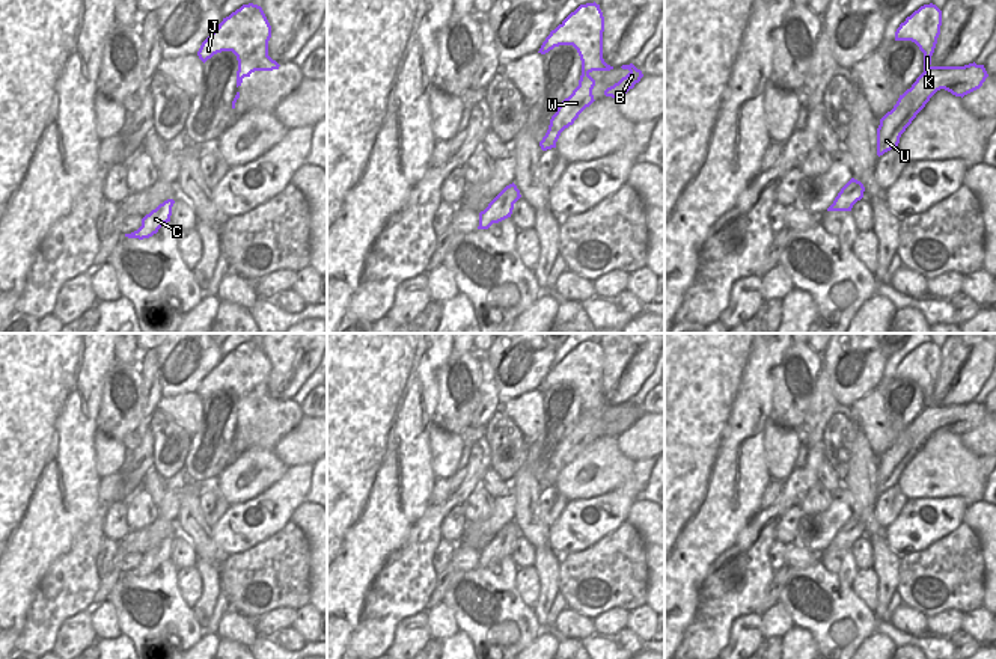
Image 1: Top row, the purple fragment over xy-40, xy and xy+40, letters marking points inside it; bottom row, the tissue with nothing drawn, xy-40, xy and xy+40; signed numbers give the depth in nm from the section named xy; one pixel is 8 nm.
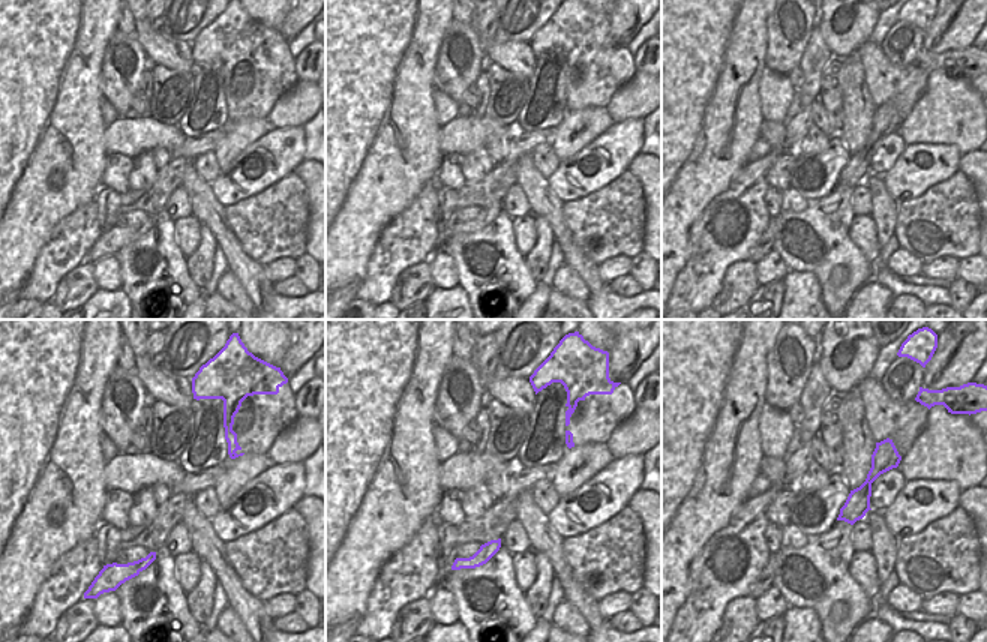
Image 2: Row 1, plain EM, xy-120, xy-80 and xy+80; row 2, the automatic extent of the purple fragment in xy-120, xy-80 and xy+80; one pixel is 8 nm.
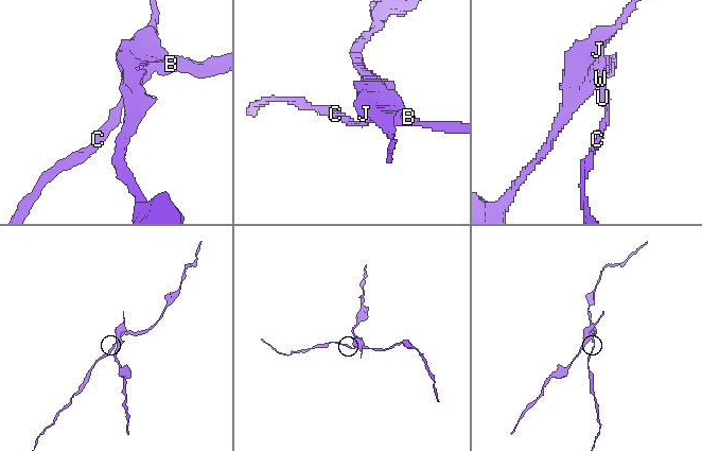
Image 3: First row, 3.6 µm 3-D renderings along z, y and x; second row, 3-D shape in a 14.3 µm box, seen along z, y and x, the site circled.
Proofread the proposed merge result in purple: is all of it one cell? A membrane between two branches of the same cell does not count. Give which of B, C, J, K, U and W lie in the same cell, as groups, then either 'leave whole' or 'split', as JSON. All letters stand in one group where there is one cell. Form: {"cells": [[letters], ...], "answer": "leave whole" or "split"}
{"cells": [["B", "C", "U", "W"], ["J", "K"]], "answer": "split"}

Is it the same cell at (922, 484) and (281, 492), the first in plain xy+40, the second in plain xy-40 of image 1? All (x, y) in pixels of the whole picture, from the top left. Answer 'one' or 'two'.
two

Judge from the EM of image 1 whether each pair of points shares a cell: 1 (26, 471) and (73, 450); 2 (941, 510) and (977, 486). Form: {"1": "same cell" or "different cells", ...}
{"1": "same cell", "2": "different cells"}

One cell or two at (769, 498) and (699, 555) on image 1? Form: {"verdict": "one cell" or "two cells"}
{"verdict": "two cells"}

